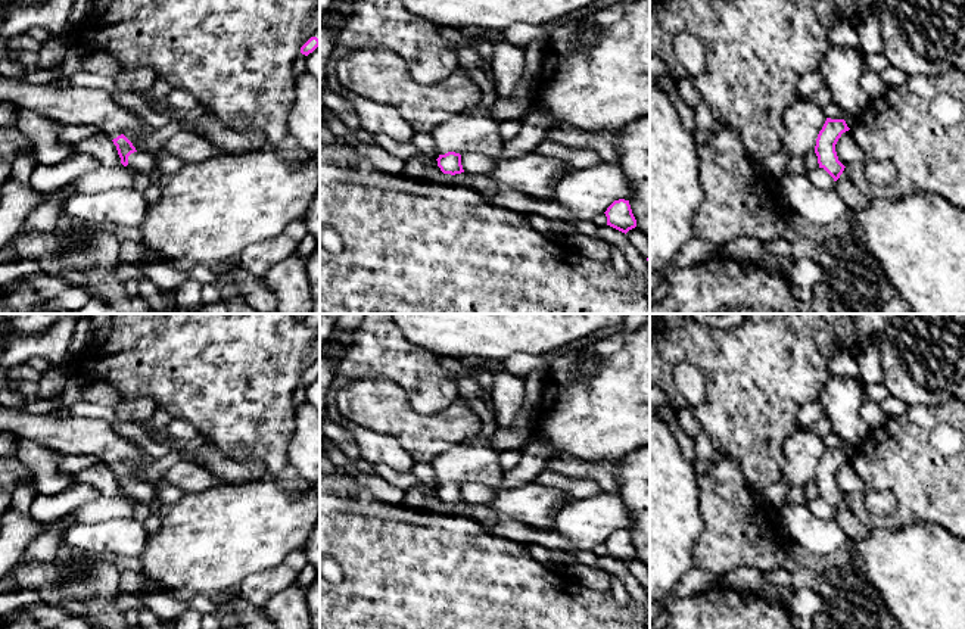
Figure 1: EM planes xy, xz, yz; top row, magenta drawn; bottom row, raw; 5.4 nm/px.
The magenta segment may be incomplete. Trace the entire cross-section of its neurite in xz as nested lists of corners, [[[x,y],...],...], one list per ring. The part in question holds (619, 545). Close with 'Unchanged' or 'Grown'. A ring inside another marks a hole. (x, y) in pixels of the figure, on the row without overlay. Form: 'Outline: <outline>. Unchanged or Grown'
Outline: [[[625,529],[614,530],[604,544],[607,547],[607,555],[625,564],[636,557],[636,549],[632,544],[629,530]]]. Unchanged

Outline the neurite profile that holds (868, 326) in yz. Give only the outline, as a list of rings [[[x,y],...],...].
[[[844,314],[853,321],[857,336],[857,349],[852,352],[859,356],[874,337],[882,339],[888,324],[897,317],[897,314]]]

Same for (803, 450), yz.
[[[799,427],[785,439],[782,451],[785,455],[782,480],[785,480],[790,488],[804,488],[815,480],[818,464],[827,446],[824,439],[816,433]]]

